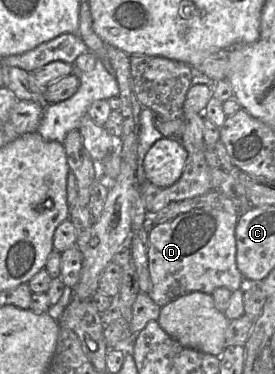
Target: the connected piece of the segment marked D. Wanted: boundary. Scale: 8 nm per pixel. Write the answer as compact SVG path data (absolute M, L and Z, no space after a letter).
M197 208L175 218L156 224L148 233L148 269L151 288L148 296L160 307L178 296L200 291L208 294L219 287L231 292L241 288L242 274L236 264L235 228L240 213L230 213L214 208Z

